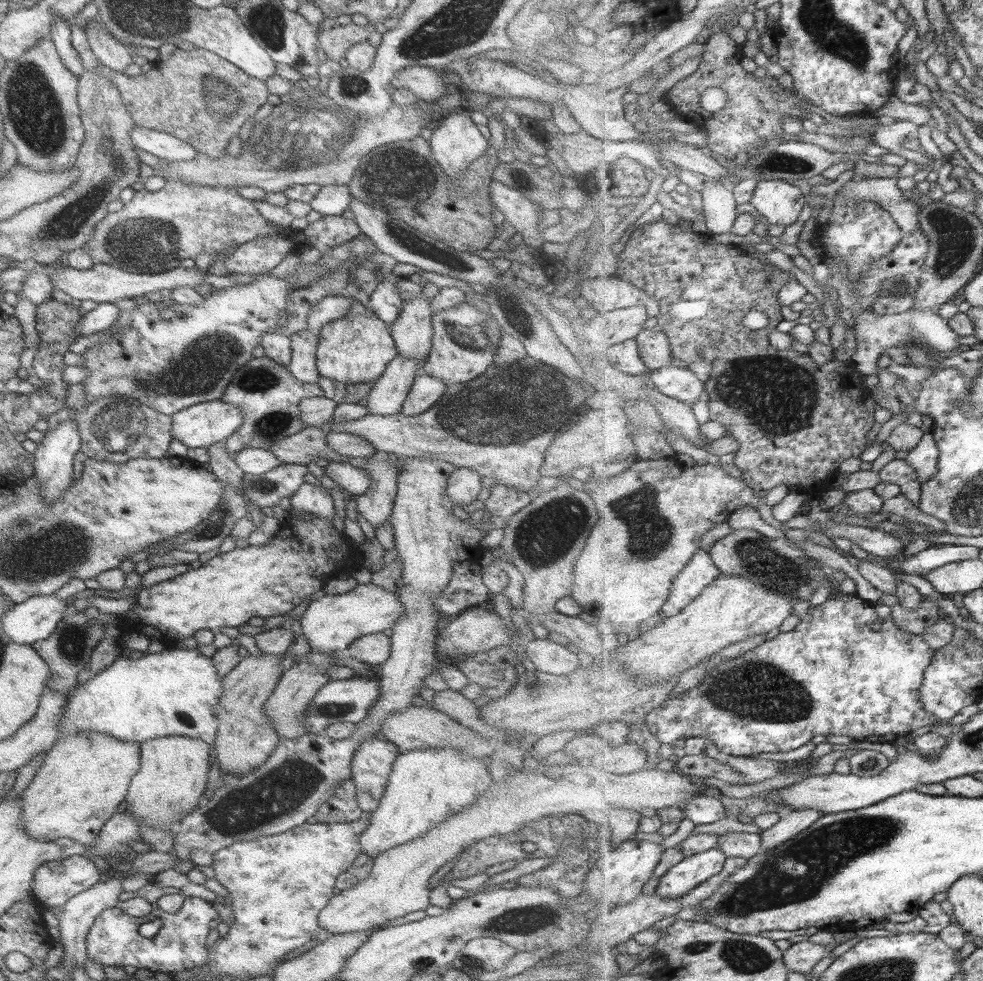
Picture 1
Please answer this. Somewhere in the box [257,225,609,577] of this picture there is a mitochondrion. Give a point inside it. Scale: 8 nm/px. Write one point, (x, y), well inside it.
(509, 408)

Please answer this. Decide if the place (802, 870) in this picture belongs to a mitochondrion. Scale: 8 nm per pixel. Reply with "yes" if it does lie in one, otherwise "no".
yes

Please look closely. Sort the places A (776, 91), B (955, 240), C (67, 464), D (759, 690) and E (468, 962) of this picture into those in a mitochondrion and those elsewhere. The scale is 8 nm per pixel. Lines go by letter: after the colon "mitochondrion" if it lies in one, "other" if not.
A: other
B: mitochondrion
C: other
D: mitochondrion
E: mitochondrion

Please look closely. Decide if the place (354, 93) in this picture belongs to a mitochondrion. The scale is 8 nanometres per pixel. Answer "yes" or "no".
yes

